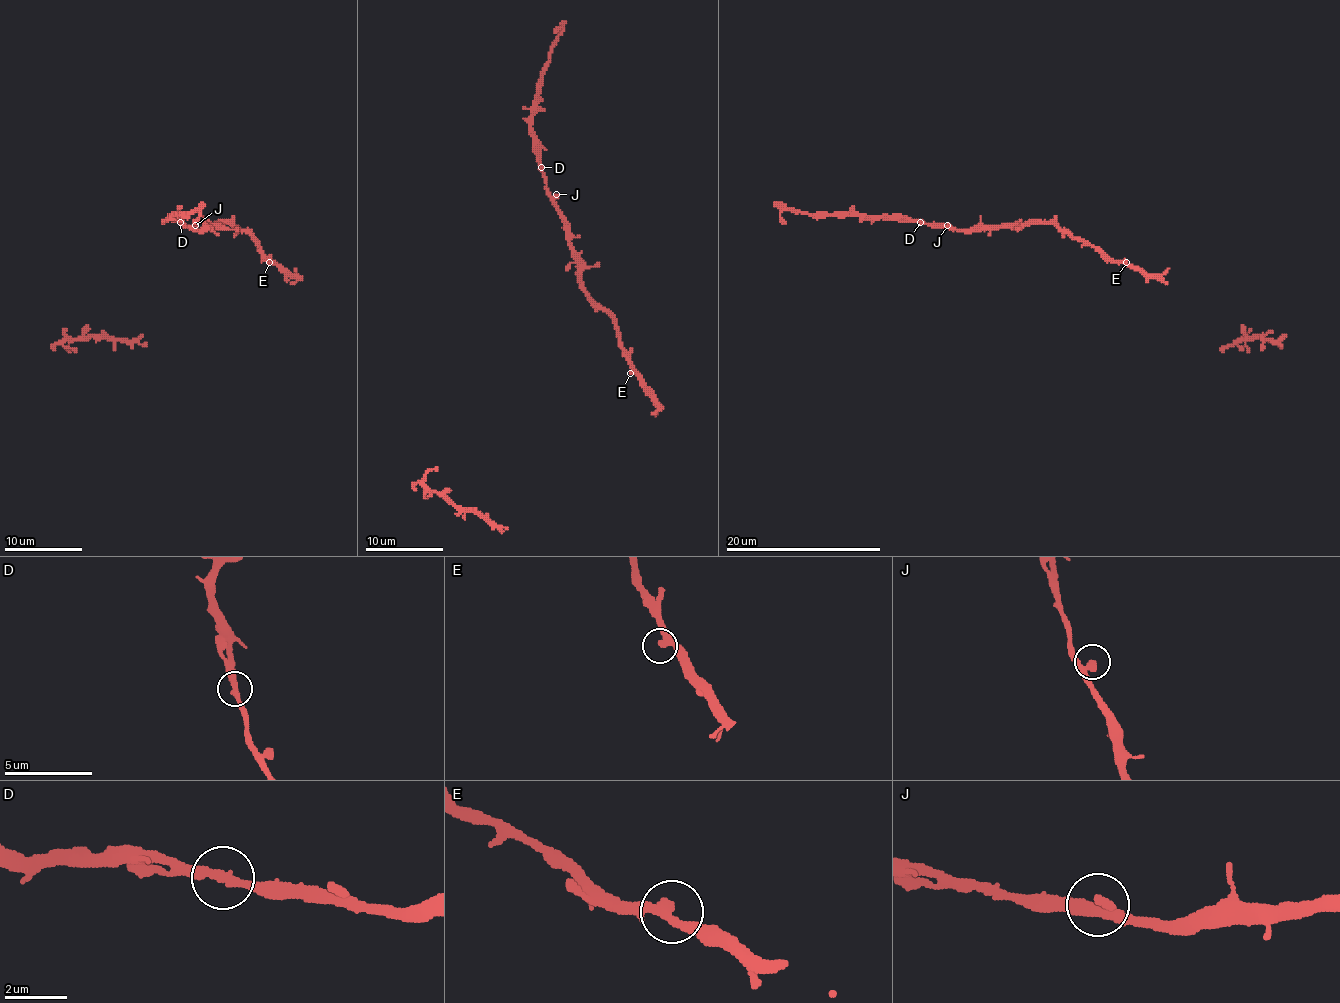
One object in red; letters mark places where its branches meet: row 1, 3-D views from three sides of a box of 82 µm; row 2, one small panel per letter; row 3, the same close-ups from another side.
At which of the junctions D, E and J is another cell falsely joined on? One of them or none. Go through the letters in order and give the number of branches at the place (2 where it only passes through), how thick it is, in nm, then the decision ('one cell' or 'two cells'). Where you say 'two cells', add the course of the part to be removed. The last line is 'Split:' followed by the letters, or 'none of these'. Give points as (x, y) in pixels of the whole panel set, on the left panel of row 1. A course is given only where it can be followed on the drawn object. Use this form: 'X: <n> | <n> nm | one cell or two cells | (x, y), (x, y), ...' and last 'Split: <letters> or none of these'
D: 2 | 300 nm | one cell
E: 2 | 320 nm | one cell
J: 2 | 300 nm | one cell
Split: none of these

